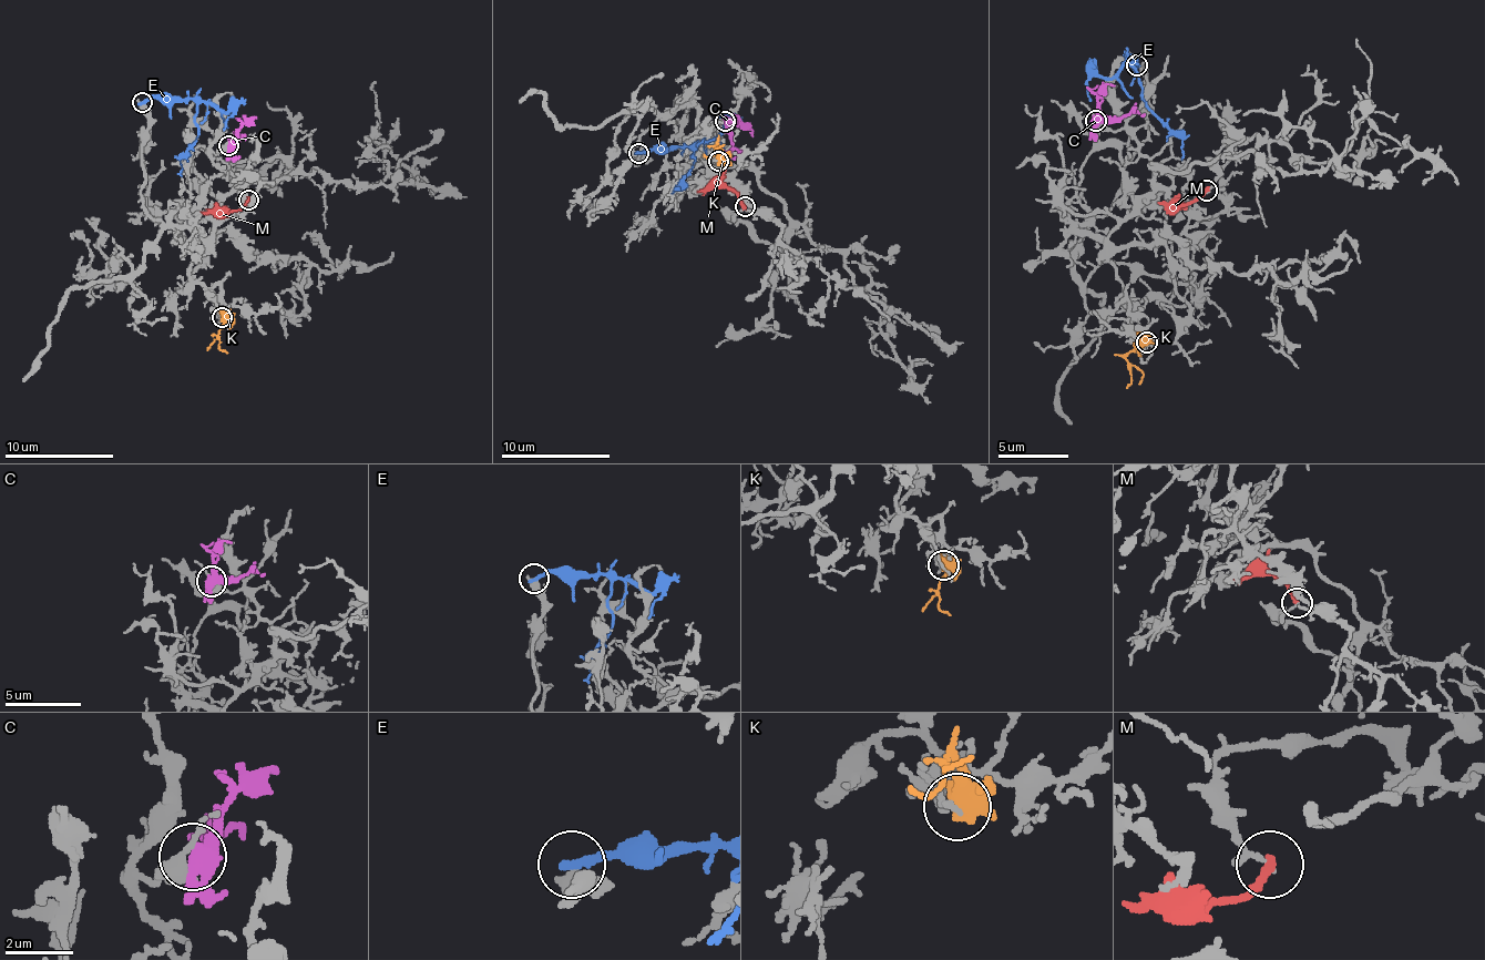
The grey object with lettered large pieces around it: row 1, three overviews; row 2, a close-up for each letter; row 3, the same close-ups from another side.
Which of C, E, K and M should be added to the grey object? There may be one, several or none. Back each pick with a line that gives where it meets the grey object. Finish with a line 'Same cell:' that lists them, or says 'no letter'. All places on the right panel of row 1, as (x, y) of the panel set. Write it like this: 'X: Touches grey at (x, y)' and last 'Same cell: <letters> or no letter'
Same cell: no letter

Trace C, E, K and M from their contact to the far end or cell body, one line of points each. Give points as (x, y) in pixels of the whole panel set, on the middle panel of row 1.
C: (725, 122), (730, 154), (736, 157)
E: (638, 152), (692, 149), (695, 160), (678, 187)
K: (719, 160), (716, 146), (725, 144)
M: (744, 206), (725, 187), (703, 187), (697, 193)

